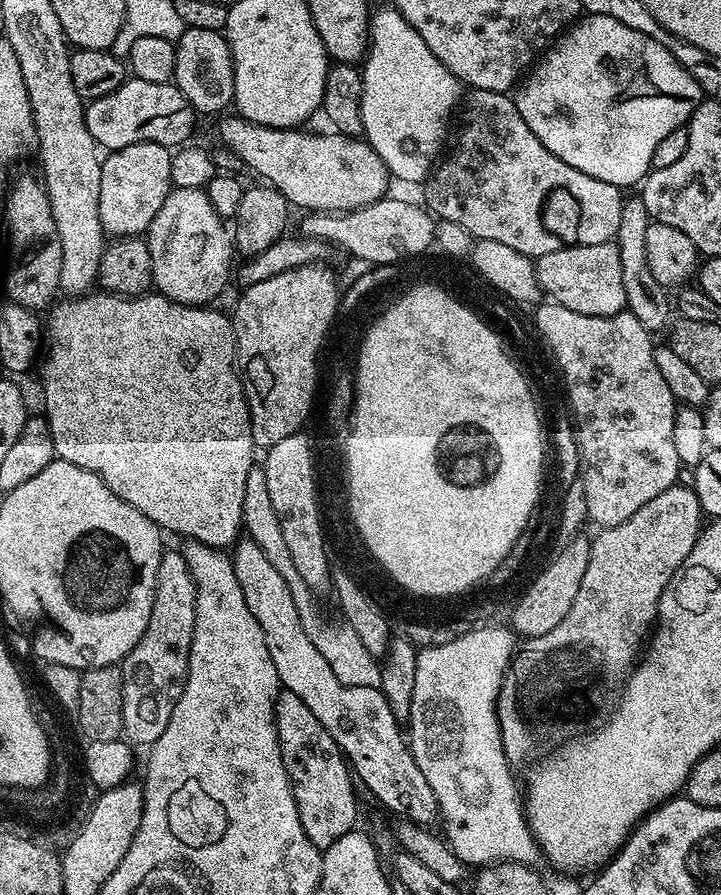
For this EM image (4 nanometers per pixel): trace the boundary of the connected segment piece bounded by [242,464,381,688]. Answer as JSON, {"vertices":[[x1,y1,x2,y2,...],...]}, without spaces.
{"vertices":[[254,464,246,478,245,497,243,498,243,529,247,537,258,543,266,558,277,568,278,574,285,579,286,586,293,595,294,606,298,607,298,616,302,620,302,626,310,642,321,651,326,662,330,663,331,669,337,675,338,680,343,685,350,686,370,686,379,688,381,684,381,663,377,657,370,654,362,644,361,638,354,633,354,628,345,620,338,622,326,622,320,607,314,602,315,593,313,589,306,586,302,579,302,574,298,573,298,568,294,564,294,558,287,549,286,540,282,535,281,523,278,514,274,511,270,494,267,491,266,474,263,465]]}

